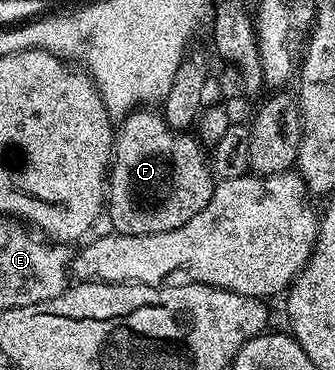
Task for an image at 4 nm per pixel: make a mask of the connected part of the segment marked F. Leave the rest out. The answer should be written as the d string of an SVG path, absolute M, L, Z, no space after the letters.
M137 109L124 116L114 139L114 150L106 180L106 219L113 223L122 235L149 235L166 233L186 225L210 201L214 176L209 152L195 134L176 131L164 120L163 114L156 115L152 109Z

